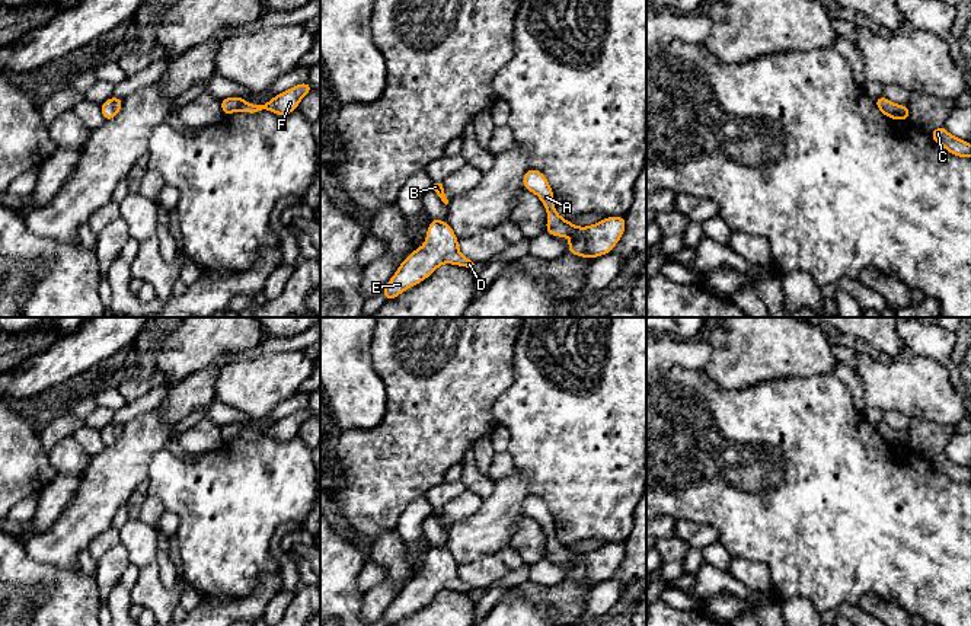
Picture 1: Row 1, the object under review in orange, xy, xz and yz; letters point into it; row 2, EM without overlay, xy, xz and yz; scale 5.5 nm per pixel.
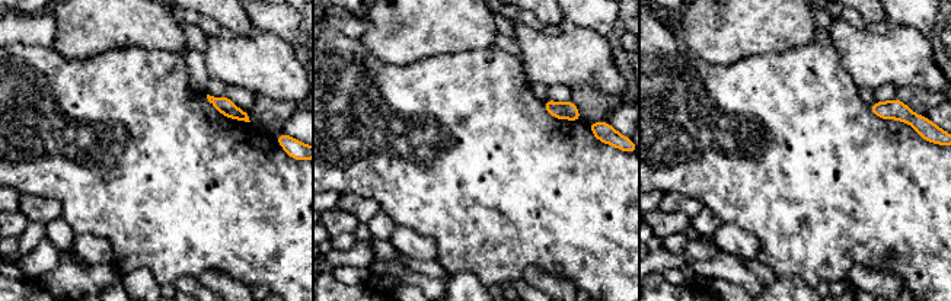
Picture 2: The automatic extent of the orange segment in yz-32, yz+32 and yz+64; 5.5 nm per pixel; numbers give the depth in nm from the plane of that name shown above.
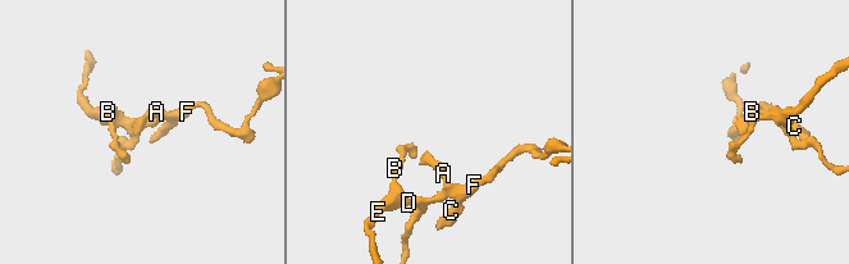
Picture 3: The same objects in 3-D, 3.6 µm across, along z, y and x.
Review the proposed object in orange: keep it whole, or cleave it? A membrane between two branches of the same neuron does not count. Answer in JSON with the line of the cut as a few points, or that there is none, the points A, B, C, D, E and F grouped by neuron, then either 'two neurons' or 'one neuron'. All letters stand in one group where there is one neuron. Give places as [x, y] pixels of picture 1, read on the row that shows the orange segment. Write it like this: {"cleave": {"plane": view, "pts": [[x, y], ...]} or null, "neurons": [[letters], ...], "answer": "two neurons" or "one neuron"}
{"cleave": null, "neurons": [["A", "B", "C", "D", "E", "F"]], "answer": "one neuron"}

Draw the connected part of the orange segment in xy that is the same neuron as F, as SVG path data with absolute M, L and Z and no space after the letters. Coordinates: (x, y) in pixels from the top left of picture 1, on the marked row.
M309 82L293 86L291 89L275 95L269 102L263 105L252 105L240 96L224 98L220 100L223 115L230 115L236 111L243 111L246 114L259 114L268 109L277 115L288 115L297 109L301 98L309 92L314 90Z

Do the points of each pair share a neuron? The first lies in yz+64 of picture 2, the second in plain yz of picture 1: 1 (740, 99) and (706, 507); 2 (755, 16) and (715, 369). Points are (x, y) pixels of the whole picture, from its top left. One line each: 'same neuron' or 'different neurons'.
1: same neuron
2: same neuron

